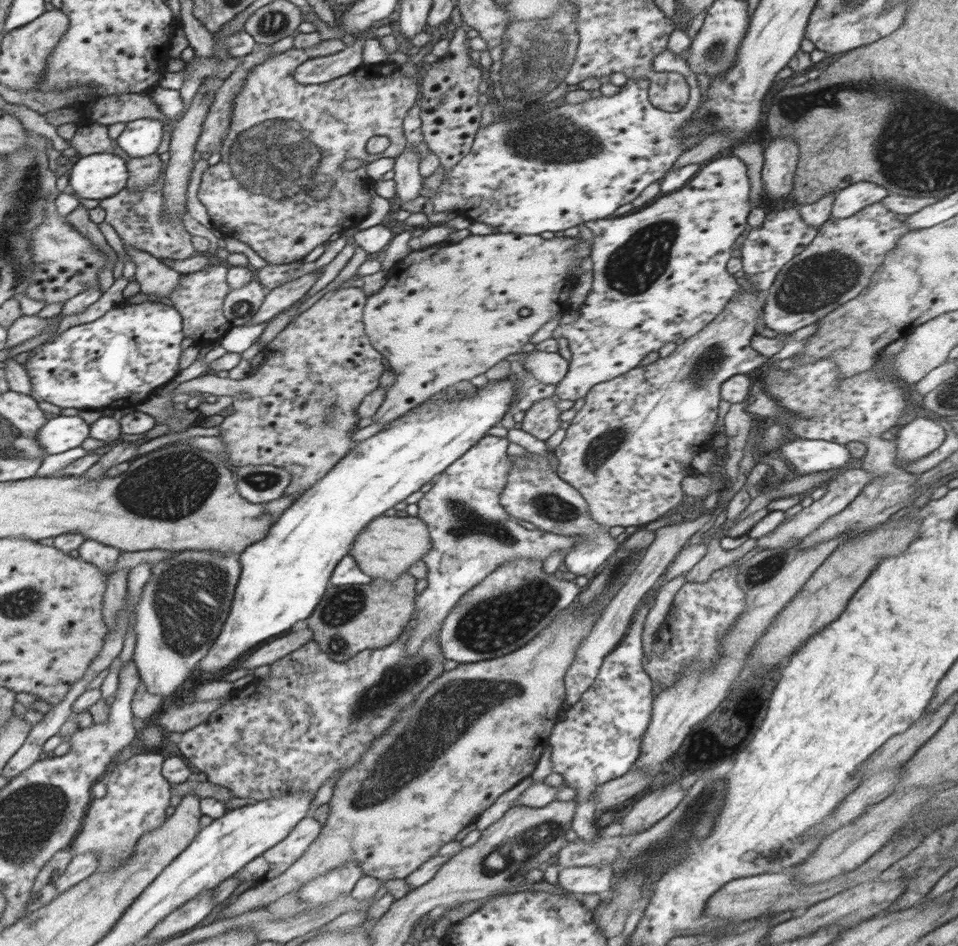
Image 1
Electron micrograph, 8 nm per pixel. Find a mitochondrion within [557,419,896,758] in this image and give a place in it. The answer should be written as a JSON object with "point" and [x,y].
{"point":[604,445]}

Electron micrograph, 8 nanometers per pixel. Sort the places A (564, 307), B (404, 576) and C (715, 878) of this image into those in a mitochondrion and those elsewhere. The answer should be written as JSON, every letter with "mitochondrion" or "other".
{"A":"other","B":"other","C":"other"}

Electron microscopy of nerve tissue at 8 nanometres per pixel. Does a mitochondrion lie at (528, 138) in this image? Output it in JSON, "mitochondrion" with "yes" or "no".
{"mitochondrion":"yes"}

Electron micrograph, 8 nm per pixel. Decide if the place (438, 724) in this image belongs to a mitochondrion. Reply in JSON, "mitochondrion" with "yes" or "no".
{"mitochondrion":"yes"}

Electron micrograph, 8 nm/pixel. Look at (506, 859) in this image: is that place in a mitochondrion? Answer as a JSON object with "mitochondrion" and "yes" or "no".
{"mitochondrion":"yes"}

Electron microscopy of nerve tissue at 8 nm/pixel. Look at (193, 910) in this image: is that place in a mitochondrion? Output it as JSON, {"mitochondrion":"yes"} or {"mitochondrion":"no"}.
{"mitochondrion":"no"}

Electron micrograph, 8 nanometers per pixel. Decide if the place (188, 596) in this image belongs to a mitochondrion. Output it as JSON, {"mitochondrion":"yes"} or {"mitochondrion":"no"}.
{"mitochondrion":"yes"}

